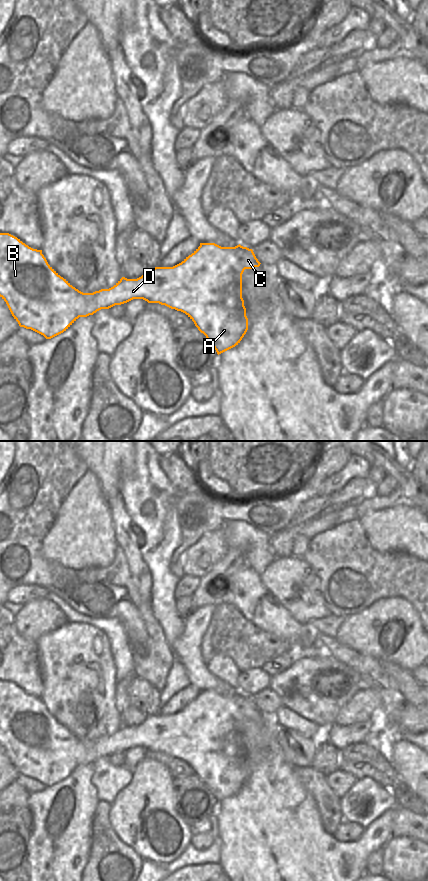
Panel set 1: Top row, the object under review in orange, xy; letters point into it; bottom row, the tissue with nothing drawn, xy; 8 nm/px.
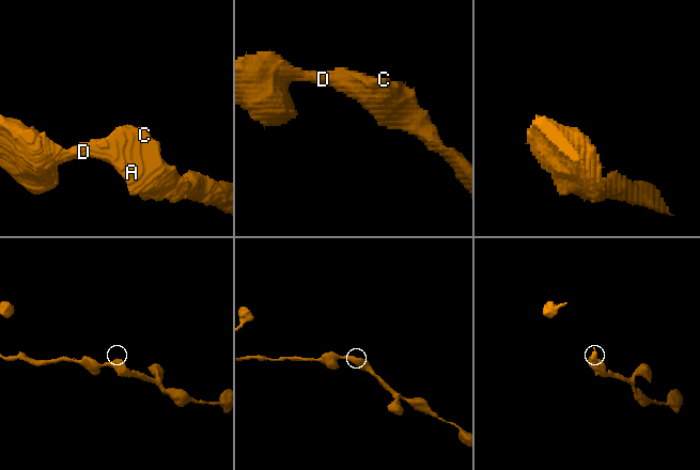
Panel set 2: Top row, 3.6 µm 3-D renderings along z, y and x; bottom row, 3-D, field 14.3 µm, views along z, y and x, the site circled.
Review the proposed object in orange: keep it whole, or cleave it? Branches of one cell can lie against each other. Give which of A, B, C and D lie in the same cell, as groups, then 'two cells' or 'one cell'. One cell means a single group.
groups A B C D; one cell

